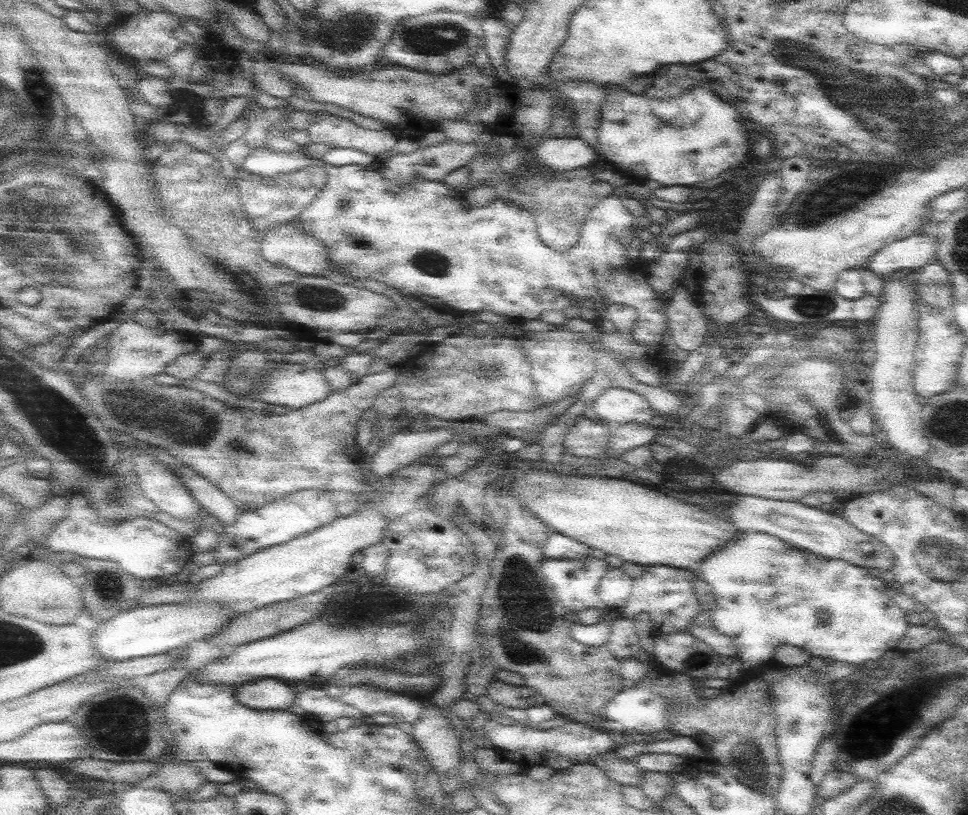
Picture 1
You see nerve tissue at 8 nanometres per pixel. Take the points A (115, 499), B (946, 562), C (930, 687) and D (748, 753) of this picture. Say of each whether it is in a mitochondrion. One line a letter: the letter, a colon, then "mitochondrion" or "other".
A: mitochondrion
B: mitochondrion
C: mitochondrion
D: mitochondrion

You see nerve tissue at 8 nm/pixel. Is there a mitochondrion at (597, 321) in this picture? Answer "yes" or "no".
no

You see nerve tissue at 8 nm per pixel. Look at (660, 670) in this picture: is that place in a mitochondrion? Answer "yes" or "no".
no

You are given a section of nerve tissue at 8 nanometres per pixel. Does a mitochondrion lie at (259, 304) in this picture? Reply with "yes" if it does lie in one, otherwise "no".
no

